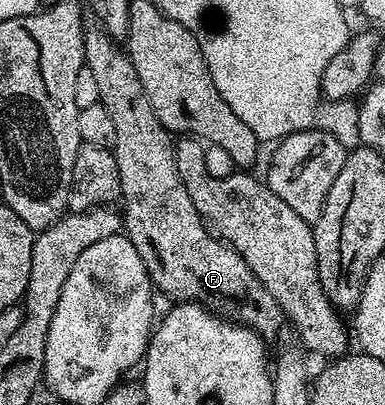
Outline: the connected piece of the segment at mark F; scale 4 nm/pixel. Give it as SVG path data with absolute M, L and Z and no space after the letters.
M90 24L84 32L84 56L85 66L92 76L96 76L96 85L100 91L98 101L108 108L108 116L112 116L112 125L116 128L116 144L112 153L118 169L120 198L126 201L124 233L132 240L136 252L140 252L140 260L144 260L148 268L155 291L159 295L167 294L174 298L170 300L175 303L196 302L227 322L236 322L239 326L256 331L264 340L276 337L282 330L282 324L284 326L280 304L272 300L268 288L256 280L252 268L244 264L241 256L222 239L214 237L202 222L200 212L196 212L196 204L192 204L192 196L188 196L188 188L184 188L184 180L180 180L180 172L176 168L175 139L164 128L164 124L160 124L140 84L140 76L136 76L136 68L132 68L130 55L115 39L108 37L101 26Z

